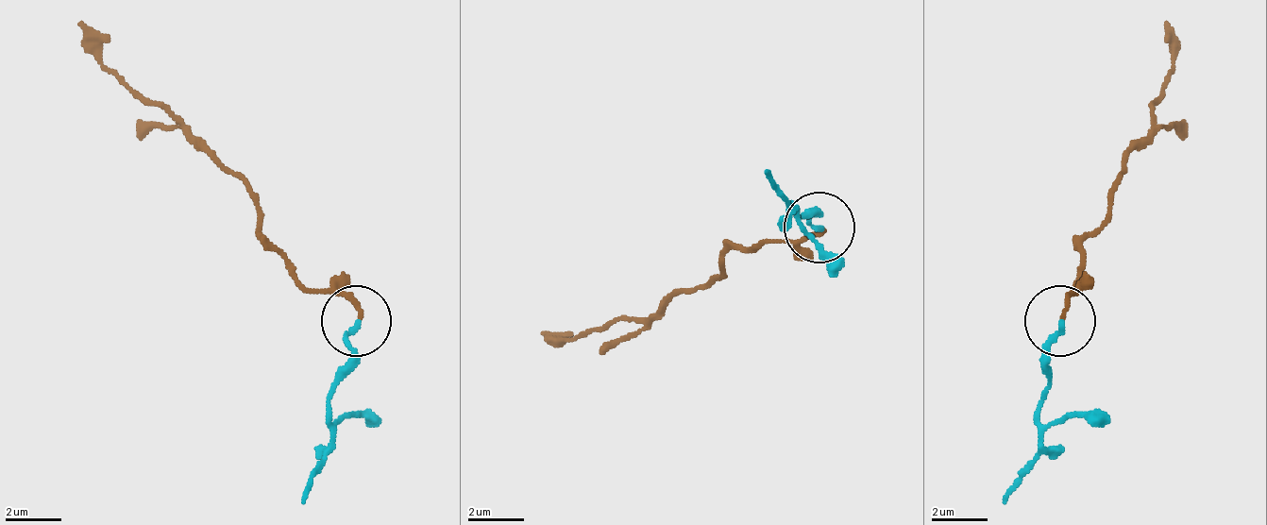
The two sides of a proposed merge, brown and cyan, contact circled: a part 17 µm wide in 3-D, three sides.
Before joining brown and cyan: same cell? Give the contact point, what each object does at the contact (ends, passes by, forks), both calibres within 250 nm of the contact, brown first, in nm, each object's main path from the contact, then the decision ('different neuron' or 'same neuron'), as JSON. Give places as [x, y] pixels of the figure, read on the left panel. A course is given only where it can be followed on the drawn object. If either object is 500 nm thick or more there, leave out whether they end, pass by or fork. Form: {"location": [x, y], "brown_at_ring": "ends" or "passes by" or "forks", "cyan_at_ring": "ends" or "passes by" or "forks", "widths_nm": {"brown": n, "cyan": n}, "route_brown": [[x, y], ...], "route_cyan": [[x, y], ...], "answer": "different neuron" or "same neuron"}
{"location": [356, 320], "brown_at_ring": "ends", "cyan_at_ring": "ends", "widths_nm": {"brown": 150, "cyan": 190}, "route_brown": [[358, 318], [344, 297], [295, 276], [273, 241], [259, 198], [110, 72], [76, 22]], "route_cyan": [[358, 318], [329, 397], [329, 452], [301, 502]], "answer": "different neuron"}

